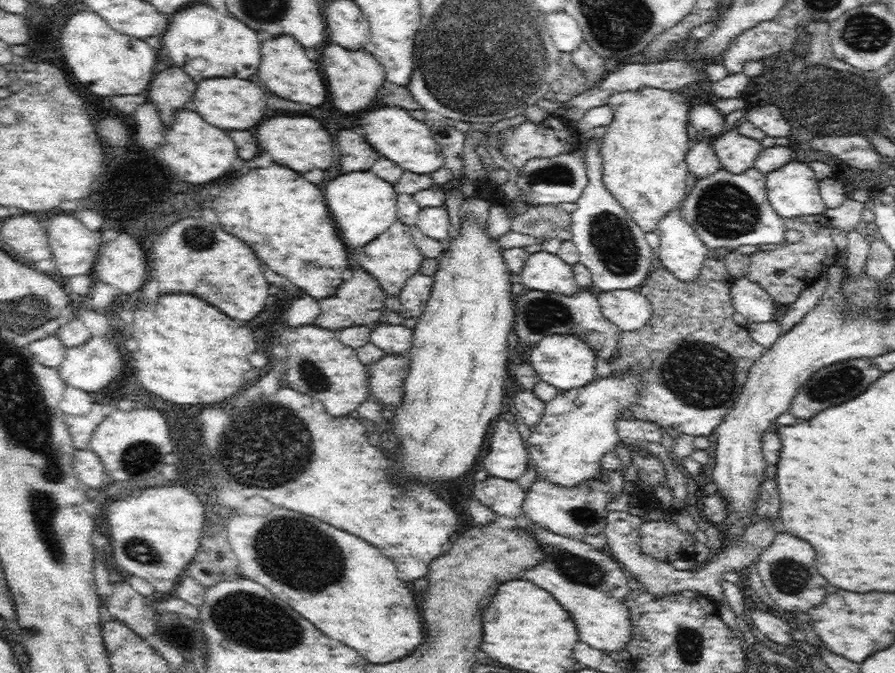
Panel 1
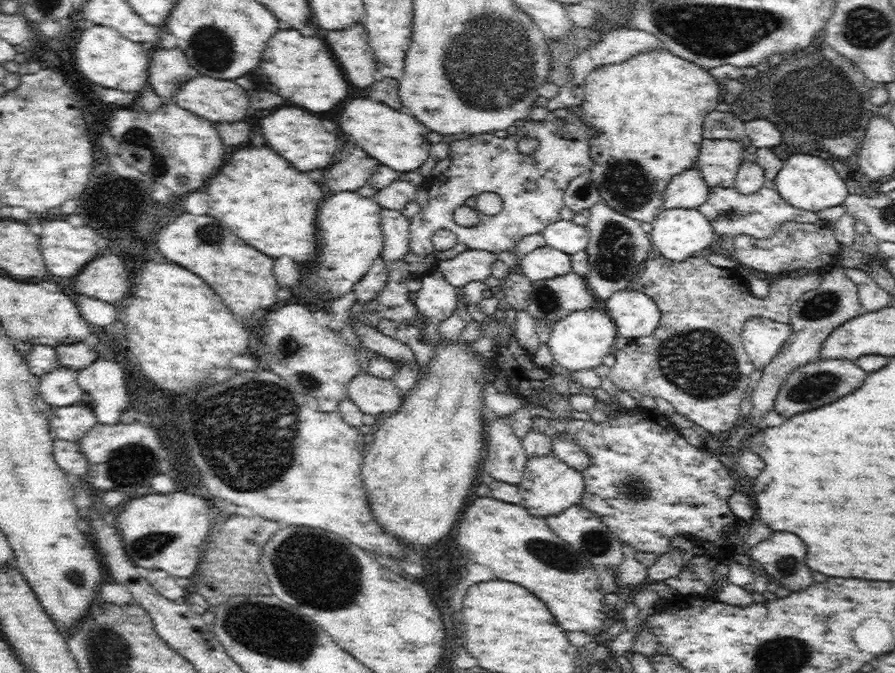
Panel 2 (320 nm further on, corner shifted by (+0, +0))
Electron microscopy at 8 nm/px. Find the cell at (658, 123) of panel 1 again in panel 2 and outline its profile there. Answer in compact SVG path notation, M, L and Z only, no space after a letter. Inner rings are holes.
M666 50L636 54L622 64L602 66L585 78L585 99L580 118L586 129L598 132L589 138L594 161L590 176L601 198L616 212L639 220L652 222L662 210L664 193L673 176L696 165L703 137L704 117L718 106L721 81L704 67L683 60Z

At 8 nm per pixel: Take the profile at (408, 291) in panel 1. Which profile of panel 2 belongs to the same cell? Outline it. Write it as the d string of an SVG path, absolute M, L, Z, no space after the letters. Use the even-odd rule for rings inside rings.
M437 270L421 279L422 287L413 296L414 305L424 320L439 324L456 310L456 287L446 281Z

